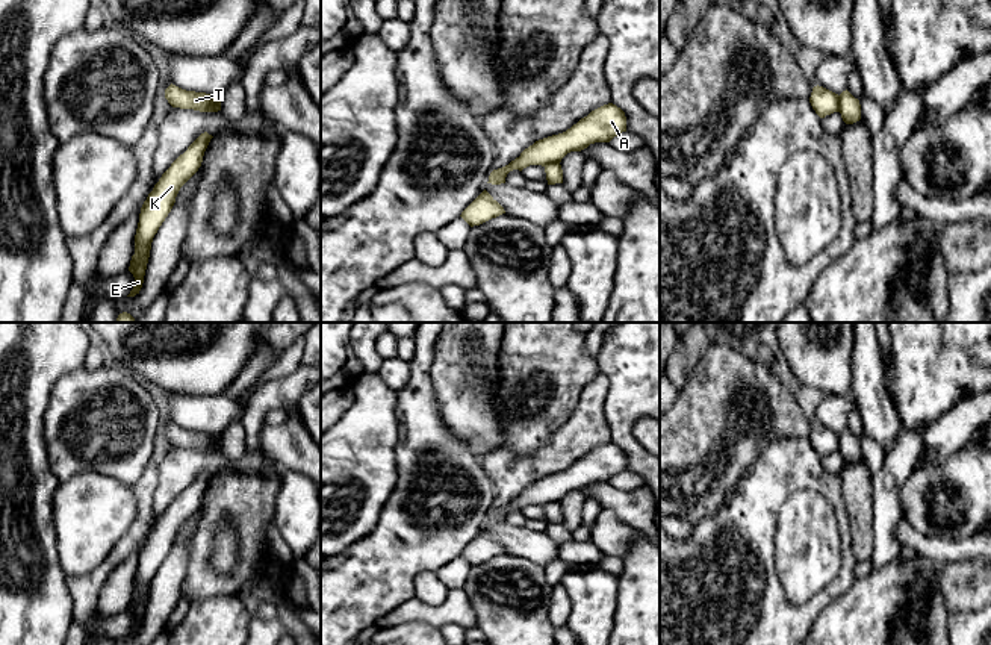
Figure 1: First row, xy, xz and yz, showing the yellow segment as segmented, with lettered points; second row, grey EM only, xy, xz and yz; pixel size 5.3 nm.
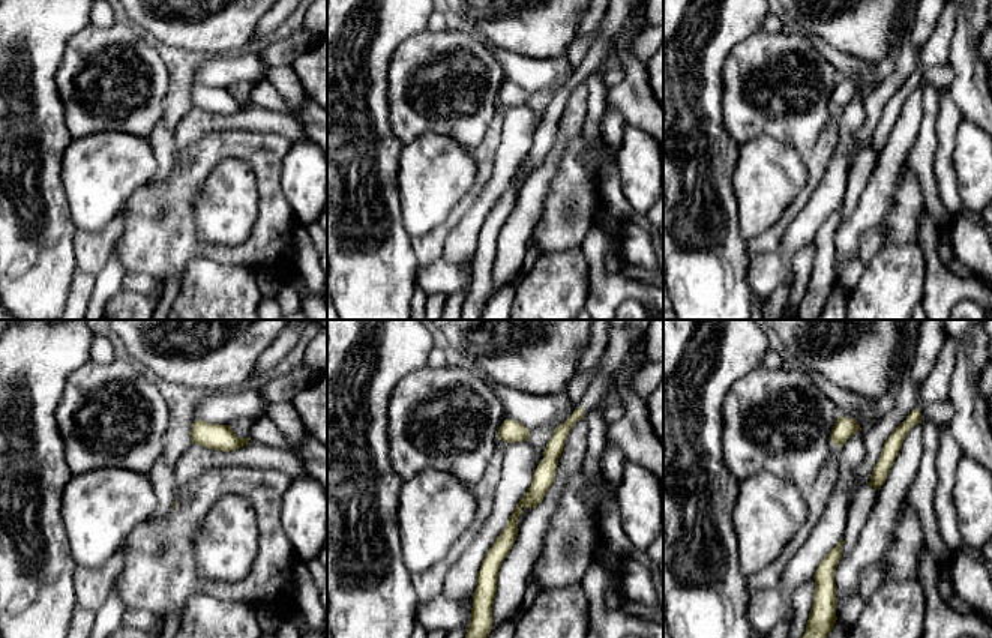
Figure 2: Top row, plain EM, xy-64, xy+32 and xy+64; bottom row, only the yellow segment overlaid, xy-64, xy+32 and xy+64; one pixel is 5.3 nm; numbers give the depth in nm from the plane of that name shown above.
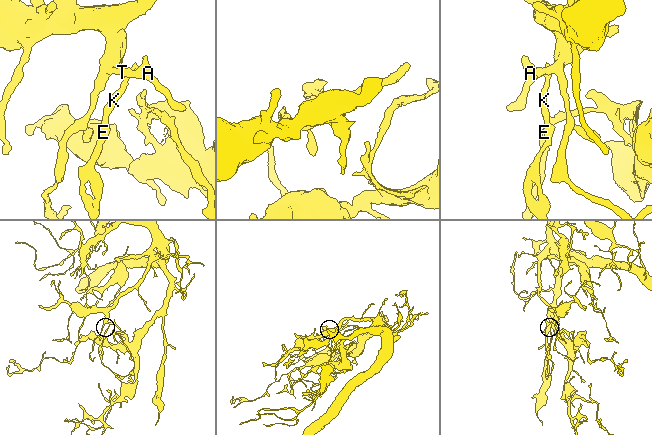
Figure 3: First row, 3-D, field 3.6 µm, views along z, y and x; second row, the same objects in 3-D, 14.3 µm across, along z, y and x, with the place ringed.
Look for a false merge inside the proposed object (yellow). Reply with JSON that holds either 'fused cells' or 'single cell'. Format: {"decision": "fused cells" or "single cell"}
{"decision": "fused cells"}

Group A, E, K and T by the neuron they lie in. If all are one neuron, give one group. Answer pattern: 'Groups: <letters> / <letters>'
Groups: A T / E K

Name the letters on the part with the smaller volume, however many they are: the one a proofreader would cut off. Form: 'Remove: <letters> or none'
Remove: E, K

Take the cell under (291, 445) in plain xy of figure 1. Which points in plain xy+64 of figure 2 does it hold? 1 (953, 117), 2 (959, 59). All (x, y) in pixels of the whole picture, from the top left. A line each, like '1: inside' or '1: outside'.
1: outside
2: inside

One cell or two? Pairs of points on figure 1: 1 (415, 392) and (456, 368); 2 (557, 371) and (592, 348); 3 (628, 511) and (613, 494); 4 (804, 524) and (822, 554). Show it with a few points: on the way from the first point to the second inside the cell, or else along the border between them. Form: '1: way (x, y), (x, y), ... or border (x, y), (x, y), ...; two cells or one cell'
1: border (433, 348), (431, 386), (441, 418); two cells
2: border (584, 338), (584, 350), (595, 361); two cells
3: way (625, 506), (618, 498); one cell
4: way (807, 532), (807, 539), (814, 547); one cell

